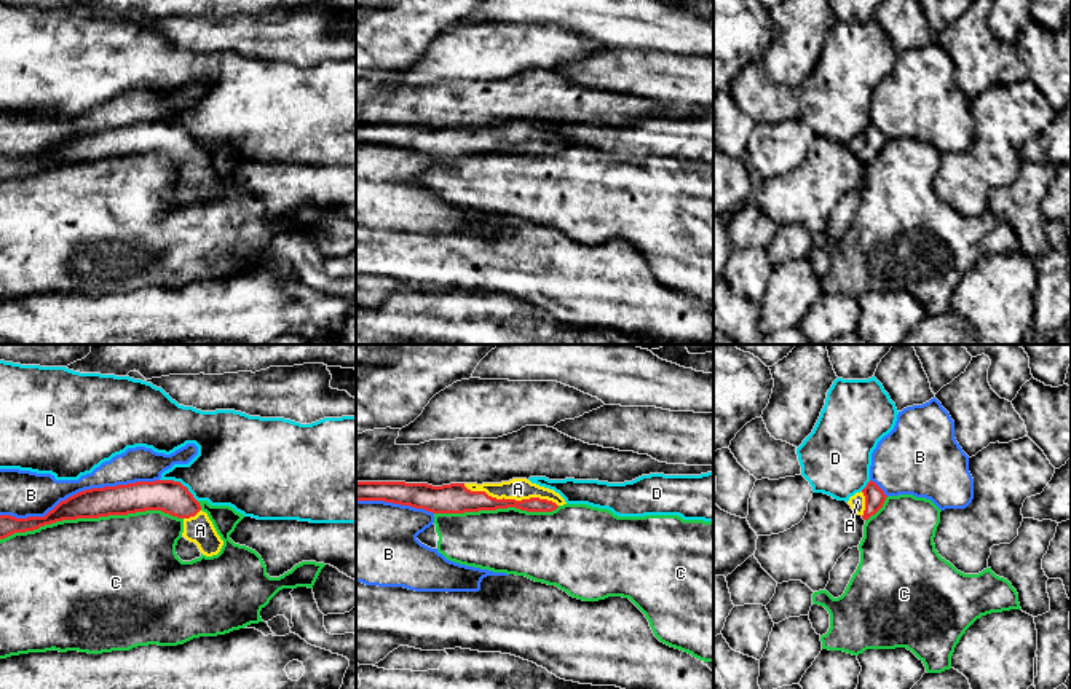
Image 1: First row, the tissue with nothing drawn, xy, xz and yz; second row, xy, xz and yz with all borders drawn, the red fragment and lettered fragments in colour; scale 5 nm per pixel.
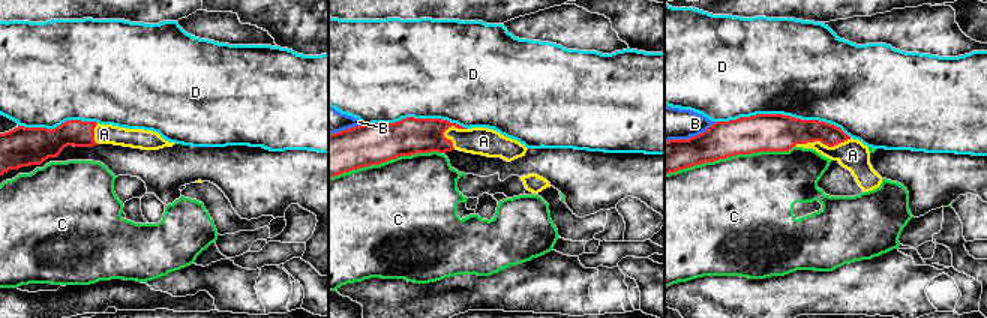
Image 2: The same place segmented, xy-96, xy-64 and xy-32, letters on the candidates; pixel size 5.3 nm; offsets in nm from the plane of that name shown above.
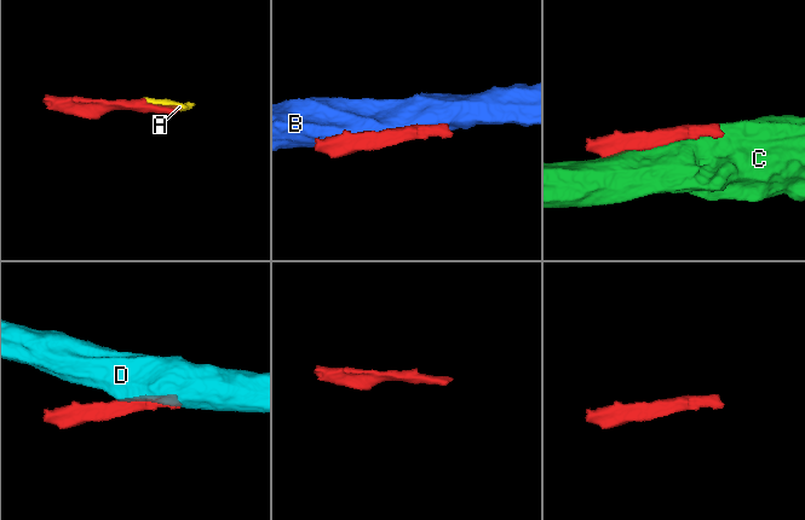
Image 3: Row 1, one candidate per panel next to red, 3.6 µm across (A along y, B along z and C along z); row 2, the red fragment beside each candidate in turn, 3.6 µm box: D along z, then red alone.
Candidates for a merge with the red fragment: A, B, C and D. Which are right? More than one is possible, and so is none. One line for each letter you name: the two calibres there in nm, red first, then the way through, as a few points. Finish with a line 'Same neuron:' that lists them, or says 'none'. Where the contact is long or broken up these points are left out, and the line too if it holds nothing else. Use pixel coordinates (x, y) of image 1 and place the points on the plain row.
A: 130 nm thick on the red side, 110 nm on the other
Same neuron: A

